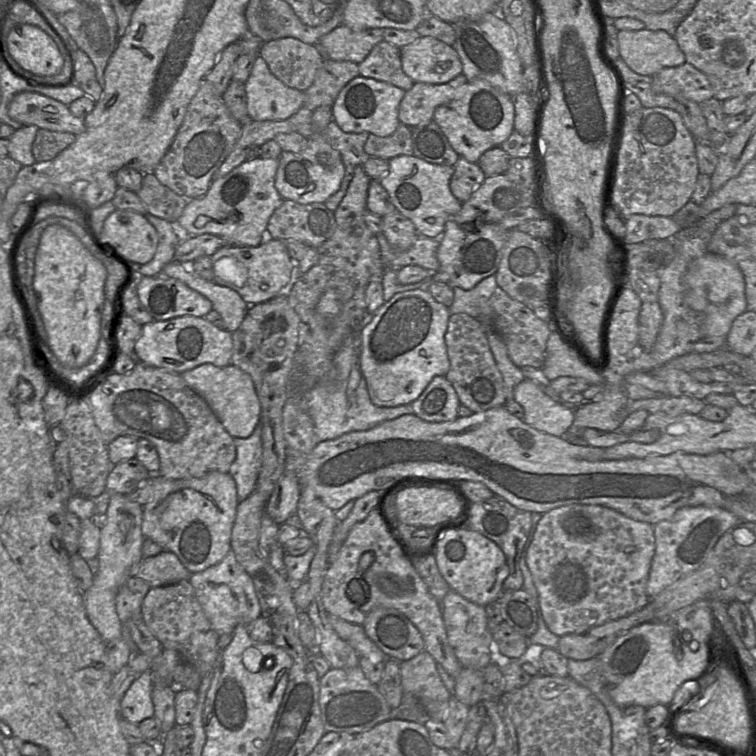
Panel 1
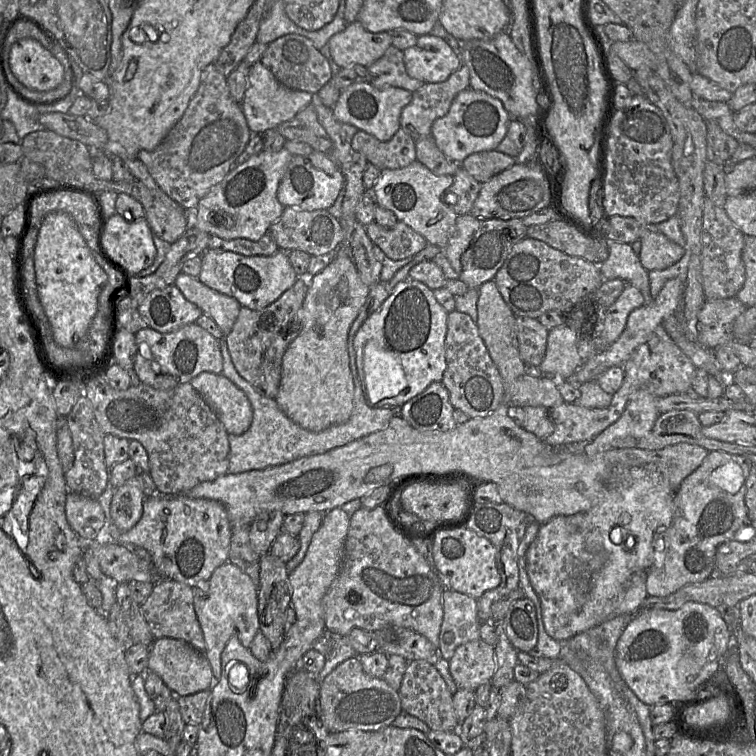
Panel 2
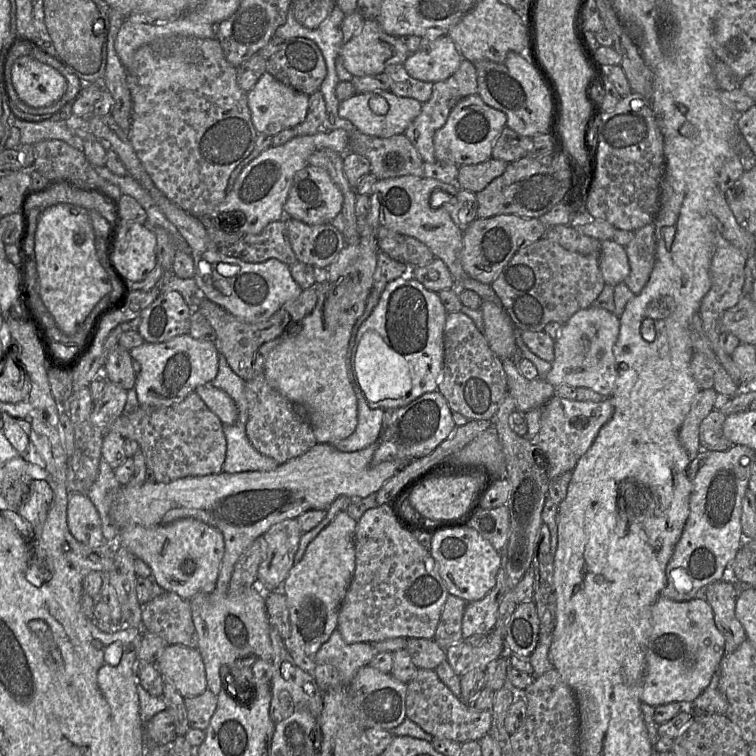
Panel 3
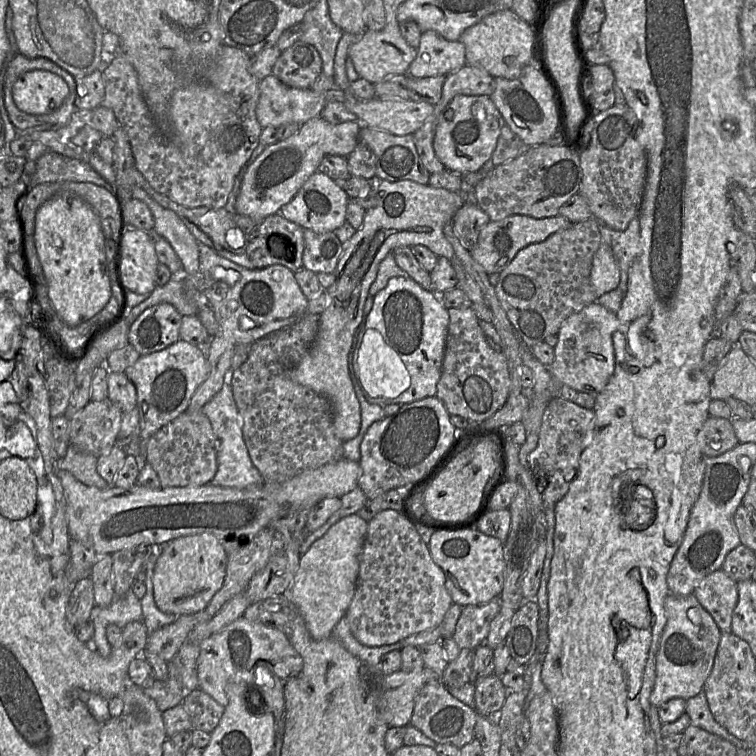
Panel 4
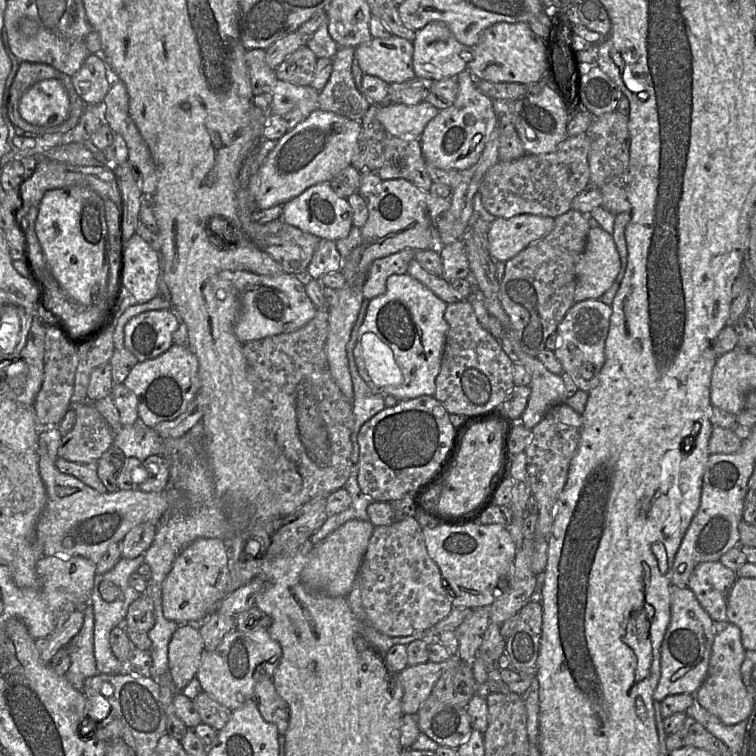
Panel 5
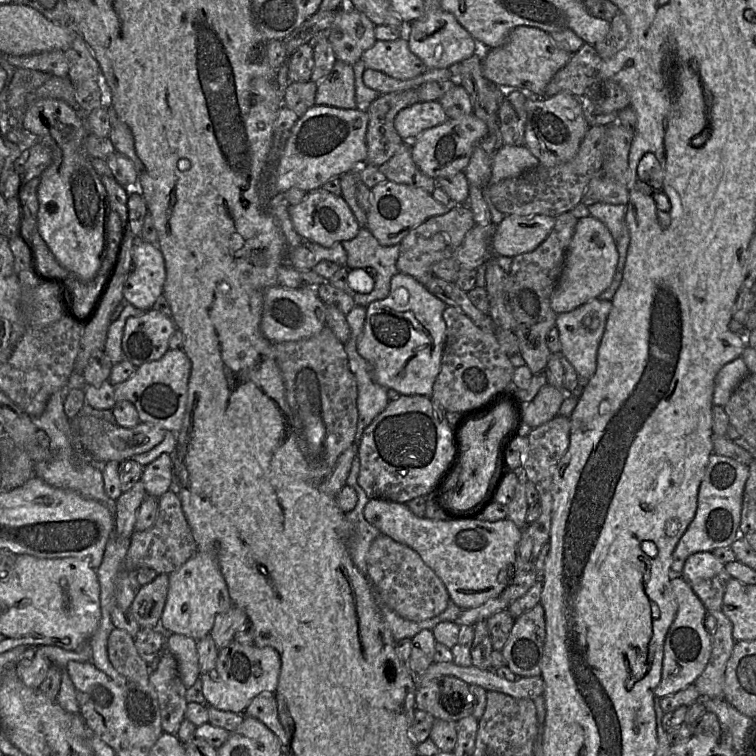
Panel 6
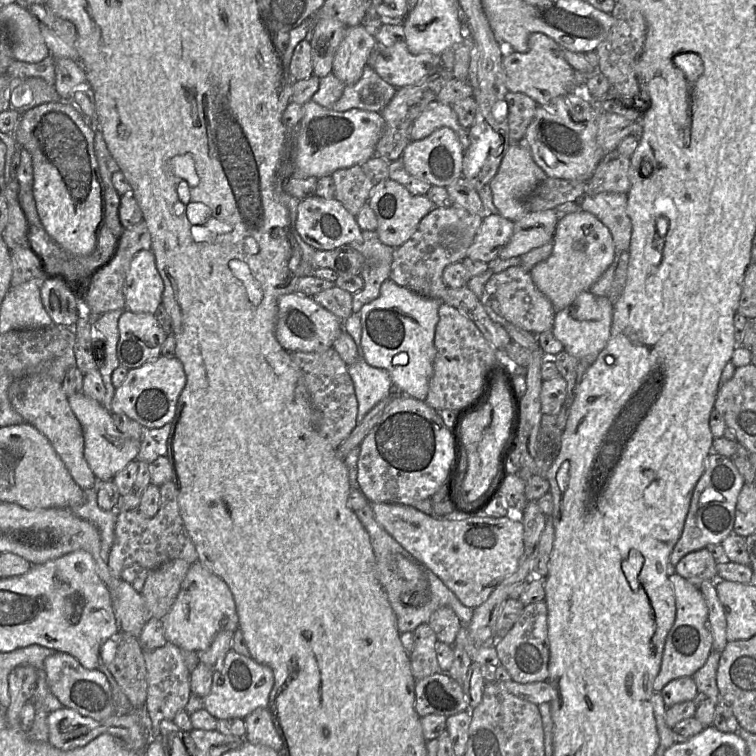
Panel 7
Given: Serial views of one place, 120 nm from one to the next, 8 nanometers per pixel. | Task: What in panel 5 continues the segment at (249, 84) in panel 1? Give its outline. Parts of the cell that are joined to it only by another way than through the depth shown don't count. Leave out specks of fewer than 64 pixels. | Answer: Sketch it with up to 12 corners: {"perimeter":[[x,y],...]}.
{"perimeter":[[278,80],[270,114],[319,109],[319,91]]}

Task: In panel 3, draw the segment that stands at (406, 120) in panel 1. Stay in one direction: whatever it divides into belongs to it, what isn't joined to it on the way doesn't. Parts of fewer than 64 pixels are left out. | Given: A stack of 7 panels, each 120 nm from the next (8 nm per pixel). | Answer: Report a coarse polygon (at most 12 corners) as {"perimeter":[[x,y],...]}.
{"perimeter":[[464,58],[433,84],[404,132],[424,162],[436,161],[435,132],[453,107],[478,94],[475,65]]}

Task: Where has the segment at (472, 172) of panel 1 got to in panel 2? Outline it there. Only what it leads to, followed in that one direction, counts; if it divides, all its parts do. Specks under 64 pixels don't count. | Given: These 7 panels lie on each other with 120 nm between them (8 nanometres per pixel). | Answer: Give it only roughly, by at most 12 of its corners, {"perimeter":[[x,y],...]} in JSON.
{"perimeter":[[462,166],[444,193],[458,197],[448,205],[458,216],[469,214],[482,184]]}

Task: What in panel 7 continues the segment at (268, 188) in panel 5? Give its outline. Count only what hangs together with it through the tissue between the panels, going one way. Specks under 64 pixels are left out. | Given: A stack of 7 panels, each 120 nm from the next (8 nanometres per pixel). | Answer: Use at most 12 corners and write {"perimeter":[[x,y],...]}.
{"perimeter":[[303,105],[292,177],[376,155],[381,113]]}

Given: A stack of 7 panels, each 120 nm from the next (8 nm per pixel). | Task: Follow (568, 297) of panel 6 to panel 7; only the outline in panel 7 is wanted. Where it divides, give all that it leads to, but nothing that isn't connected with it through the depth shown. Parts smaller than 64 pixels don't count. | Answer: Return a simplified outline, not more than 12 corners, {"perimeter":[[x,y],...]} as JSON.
{"perimeter":[[560,216],[551,255],[530,271],[556,312],[614,260],[609,229]]}

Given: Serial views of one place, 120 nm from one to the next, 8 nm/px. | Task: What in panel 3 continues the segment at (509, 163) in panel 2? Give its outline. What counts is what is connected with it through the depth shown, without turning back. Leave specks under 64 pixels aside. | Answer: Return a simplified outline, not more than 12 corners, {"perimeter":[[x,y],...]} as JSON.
{"perimeter":[[490,158],[459,166],[459,187],[477,193],[504,173]]}

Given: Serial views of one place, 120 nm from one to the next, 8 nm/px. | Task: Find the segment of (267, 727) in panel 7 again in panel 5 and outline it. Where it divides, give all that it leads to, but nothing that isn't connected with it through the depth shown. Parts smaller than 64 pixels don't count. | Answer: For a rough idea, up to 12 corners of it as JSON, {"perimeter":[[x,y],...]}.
{"perimeter":[[261,677],[253,700],[262,718],[286,734],[289,709],[273,678]]}

